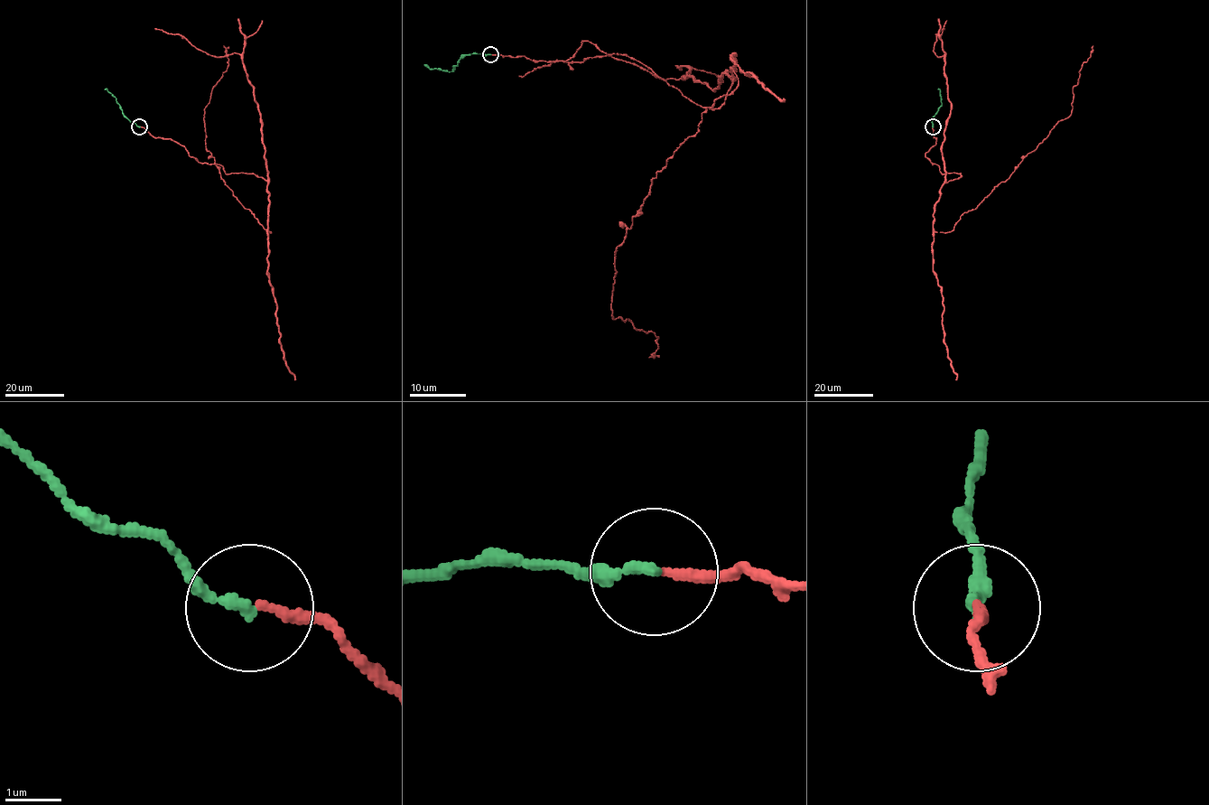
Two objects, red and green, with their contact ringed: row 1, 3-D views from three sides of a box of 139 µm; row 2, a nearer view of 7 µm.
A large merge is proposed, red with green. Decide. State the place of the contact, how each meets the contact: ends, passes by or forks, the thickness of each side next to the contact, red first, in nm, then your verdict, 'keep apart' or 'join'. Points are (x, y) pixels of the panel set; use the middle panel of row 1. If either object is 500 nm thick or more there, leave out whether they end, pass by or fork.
(490, 54) | red ends | green ends | 190/190 nm | join

